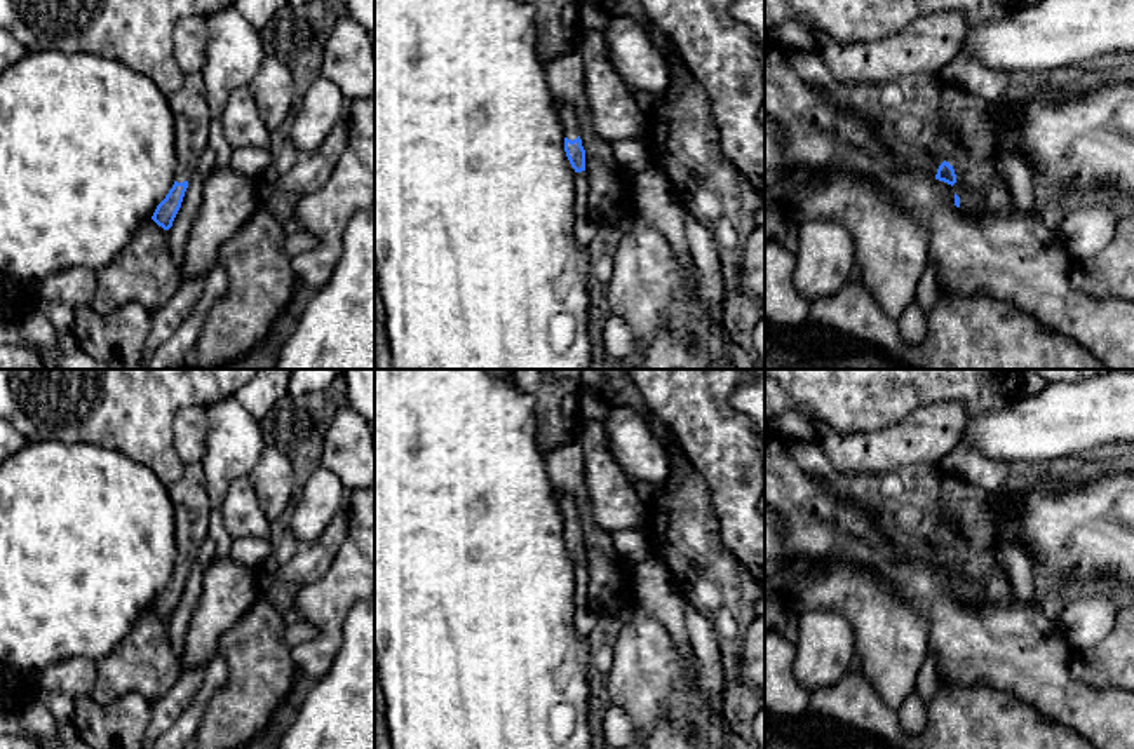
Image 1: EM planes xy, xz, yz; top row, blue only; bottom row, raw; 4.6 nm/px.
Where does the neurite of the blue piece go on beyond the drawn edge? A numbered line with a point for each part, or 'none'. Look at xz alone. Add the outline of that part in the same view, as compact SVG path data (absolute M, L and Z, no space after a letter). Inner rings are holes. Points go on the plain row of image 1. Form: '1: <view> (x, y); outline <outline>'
1: xz (572, 521); outline M561 496L561 509L564 514L564 526L568 530L577 530L580 526L580 517L575 502L570 496Z

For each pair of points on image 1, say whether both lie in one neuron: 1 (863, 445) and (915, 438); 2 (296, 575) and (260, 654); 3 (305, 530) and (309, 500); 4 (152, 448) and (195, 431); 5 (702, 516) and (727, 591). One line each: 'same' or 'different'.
1: same
2: different
3: same
4: different
5: same

